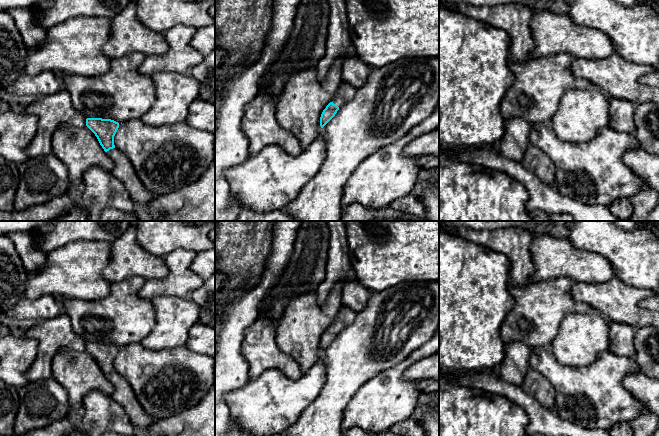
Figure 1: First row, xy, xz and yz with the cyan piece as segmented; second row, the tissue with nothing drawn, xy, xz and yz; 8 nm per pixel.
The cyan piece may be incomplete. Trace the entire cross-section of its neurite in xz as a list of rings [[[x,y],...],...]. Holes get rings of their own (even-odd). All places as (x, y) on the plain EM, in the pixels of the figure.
[[[342,306],[338,315],[332,322],[331,326],[323,334],[320,341],[320,350],[323,352],[337,337],[337,335],[349,326],[354,318],[356,317],[357,312],[346,306]]]

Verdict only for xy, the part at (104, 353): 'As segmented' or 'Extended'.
Extended

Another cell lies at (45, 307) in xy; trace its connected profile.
[[[42,295],[35,299],[22,297],[12,308],[10,315],[17,319],[41,321],[54,318],[61,313],[63,308],[54,296]]]

